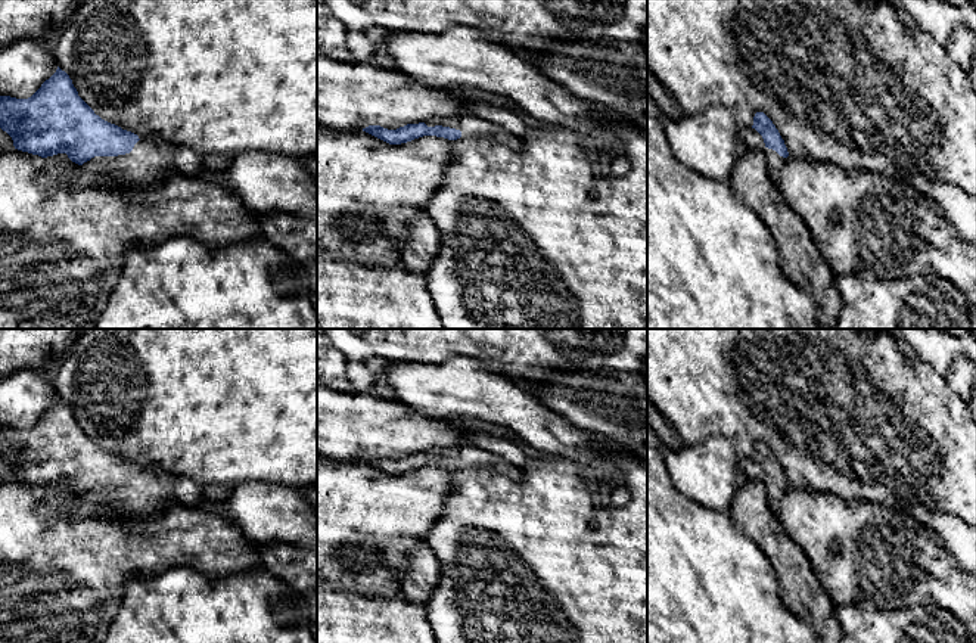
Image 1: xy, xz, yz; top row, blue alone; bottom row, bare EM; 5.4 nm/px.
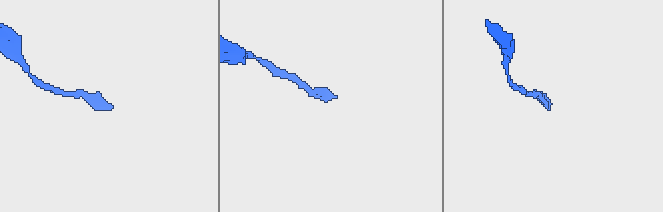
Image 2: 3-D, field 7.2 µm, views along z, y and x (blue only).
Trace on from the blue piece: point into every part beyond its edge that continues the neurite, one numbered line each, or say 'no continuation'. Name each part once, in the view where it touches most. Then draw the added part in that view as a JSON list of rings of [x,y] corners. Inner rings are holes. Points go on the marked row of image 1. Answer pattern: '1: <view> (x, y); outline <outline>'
1: xy (149, 161); outline [[[161,137],[140,139],[130,153],[94,156],[81,167],[93,173],[115,173],[128,187],[158,186],[175,170],[174,145]]]

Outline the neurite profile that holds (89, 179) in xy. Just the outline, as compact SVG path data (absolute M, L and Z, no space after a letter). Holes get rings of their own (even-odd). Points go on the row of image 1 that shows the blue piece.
M81 168L77 183L86 187L128 187L115 173L93 173Z

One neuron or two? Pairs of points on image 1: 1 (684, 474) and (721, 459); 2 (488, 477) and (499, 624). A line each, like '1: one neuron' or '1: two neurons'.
1: one neuron
2: one neuron

